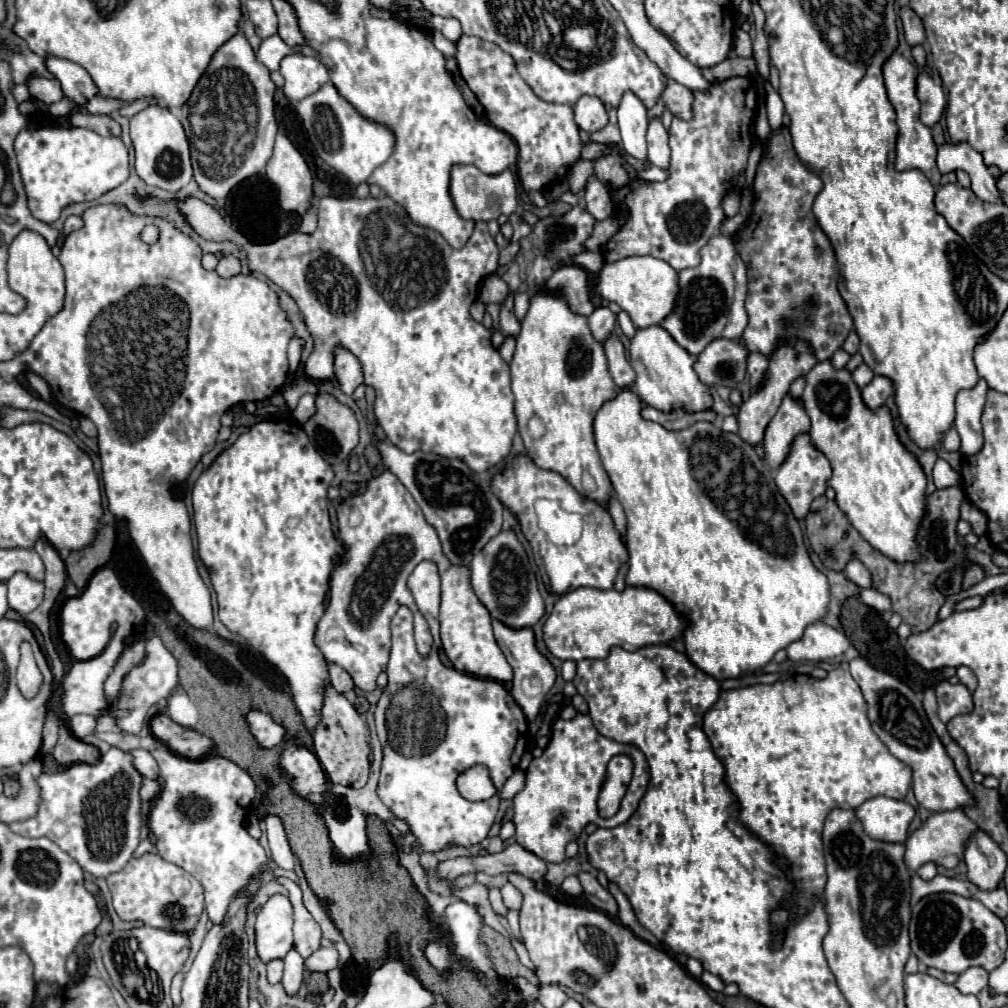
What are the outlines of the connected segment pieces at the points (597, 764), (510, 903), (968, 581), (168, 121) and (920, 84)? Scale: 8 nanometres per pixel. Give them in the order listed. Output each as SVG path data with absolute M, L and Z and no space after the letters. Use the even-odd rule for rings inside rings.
M581 712L571 720L555 720L549 746L539 758L533 758L525 774L525 788L513 798L513 822L517 828L515 840L527 850L535 852L545 862L563 862L565 846L571 840L577 840L587 824L603 824L603 828L615 828L627 822L629 816L635 812L641 796L645 794L649 782L649 766L643 752L639 752L639 748L635 746L619 744L615 740L601 736L593 726L591 716ZM617 754L627 754L633 760L633 780L621 802L619 812L613 818L599 818L597 794L601 782L605 780L607 762Z
M505 884L501 888L501 894L503 894L503 902L507 908L513 908L513 910L519 910L521 908L521 896L519 896L519 890L513 886L513 884Z
M969 564L963 572L963 590L969 590L971 586L979 584L983 580L983 568L979 564Z
M151 104L131 118L131 140L135 146L135 170L149 184L177 192L193 178L191 154L185 130L179 118L161 104Z
M927 72L917 74L917 98L921 102L921 122L933 126L945 110L945 92Z

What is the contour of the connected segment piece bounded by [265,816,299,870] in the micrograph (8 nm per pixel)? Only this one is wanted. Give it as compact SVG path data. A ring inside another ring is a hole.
M267 816L265 824L267 824L267 838L269 838L269 850L271 850L273 862L283 870L295 870L299 860L291 852L291 846L289 846L289 842L285 838L281 820L277 816Z

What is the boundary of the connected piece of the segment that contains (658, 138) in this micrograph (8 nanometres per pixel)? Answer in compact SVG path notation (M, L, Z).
M651 118L649 120L649 128L647 128L647 156L649 160L659 166L659 168L667 168L669 164L669 144L667 144L667 130L661 124L659 118Z

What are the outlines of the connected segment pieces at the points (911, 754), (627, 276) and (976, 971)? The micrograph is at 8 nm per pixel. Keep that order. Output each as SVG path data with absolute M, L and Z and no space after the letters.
M855 658L849 662L849 672L855 676L857 684L863 690L863 696L869 706L869 720L875 734L885 742L889 752L899 758L901 762L909 764L913 770L913 792L917 802L927 808L929 812L943 812L943 810L957 810L975 804L973 794L967 790L959 774L955 772L955 764L947 754L945 746L941 744L939 736L931 728L921 698L901 680L887 672L879 672L871 668L863 658Z
M627 256L601 268L597 294L619 304L619 308L631 316L637 328L647 328L661 324L669 314L673 314L679 294L679 274L665 260L653 256Z
M975 966L975 968L967 968L967 972L959 974L955 988L963 994L979 994L983 988L987 988L987 980L989 980L987 970Z

